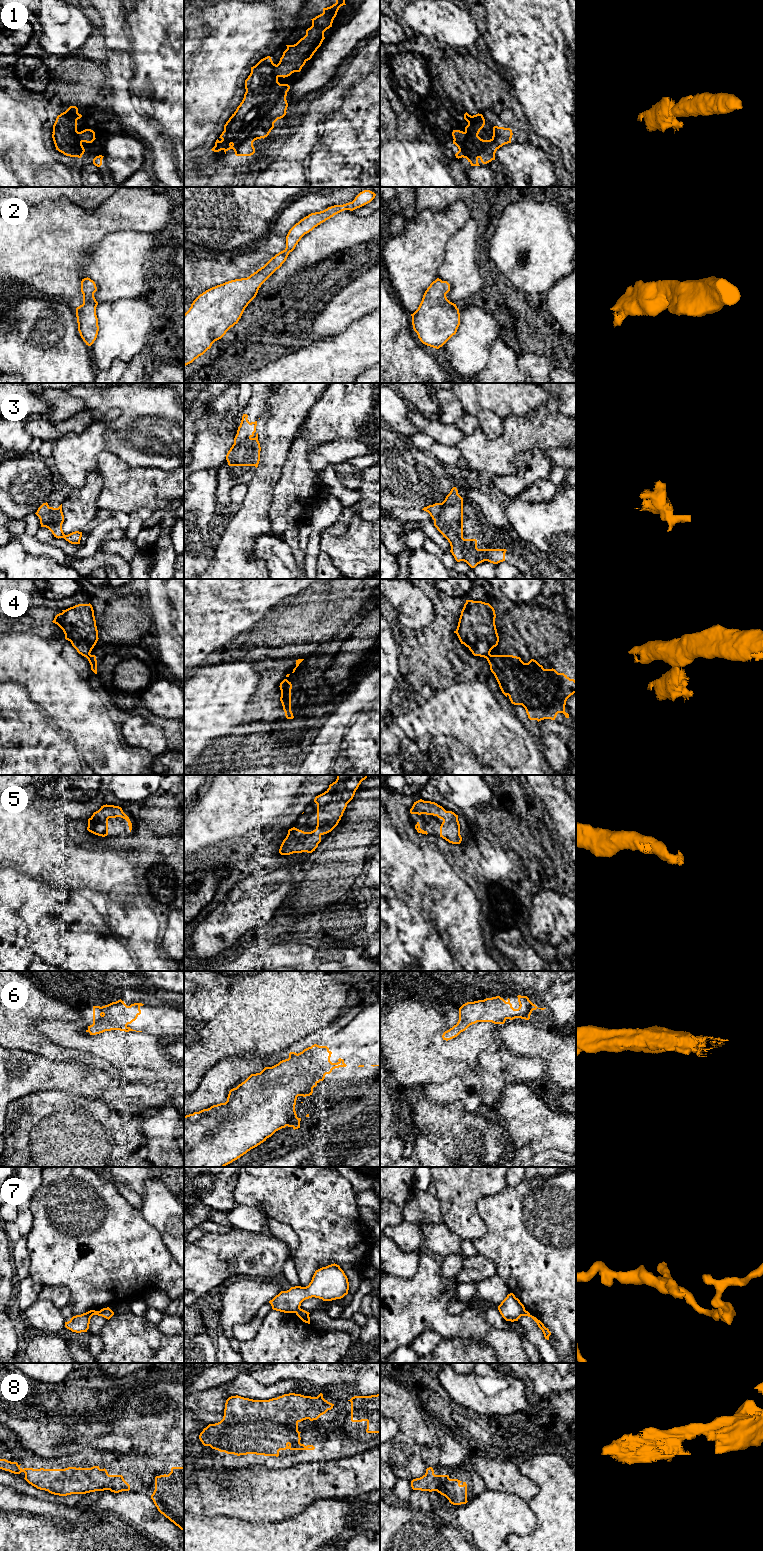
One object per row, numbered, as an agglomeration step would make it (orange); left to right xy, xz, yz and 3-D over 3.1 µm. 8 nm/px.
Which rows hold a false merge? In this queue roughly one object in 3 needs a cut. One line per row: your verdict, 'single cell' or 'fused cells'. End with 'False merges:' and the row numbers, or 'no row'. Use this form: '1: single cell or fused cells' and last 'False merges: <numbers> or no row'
1: single cell
2: single cell
3: single cell
4: fused cells
5: single cell
6: single cell
7: fused cells
8: single cell
False merges: 4, 7

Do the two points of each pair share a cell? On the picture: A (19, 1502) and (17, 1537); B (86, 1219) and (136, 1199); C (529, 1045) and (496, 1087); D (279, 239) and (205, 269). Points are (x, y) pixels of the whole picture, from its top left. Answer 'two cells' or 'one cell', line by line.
A: two cells
B: two cells
C: two cells
D: one cell

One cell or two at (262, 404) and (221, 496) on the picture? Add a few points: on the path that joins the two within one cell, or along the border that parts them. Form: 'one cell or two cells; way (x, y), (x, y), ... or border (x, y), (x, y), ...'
one cell; way (247, 427), (243, 458), (232, 473)

